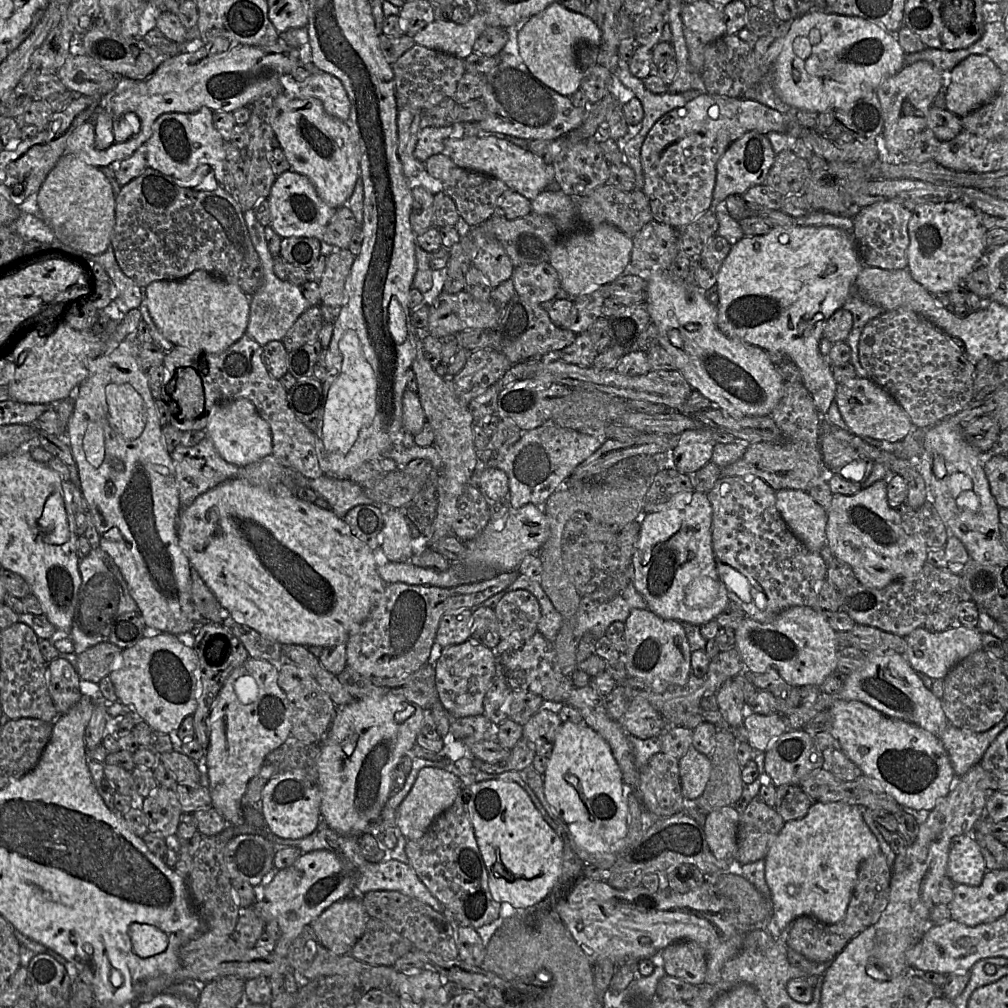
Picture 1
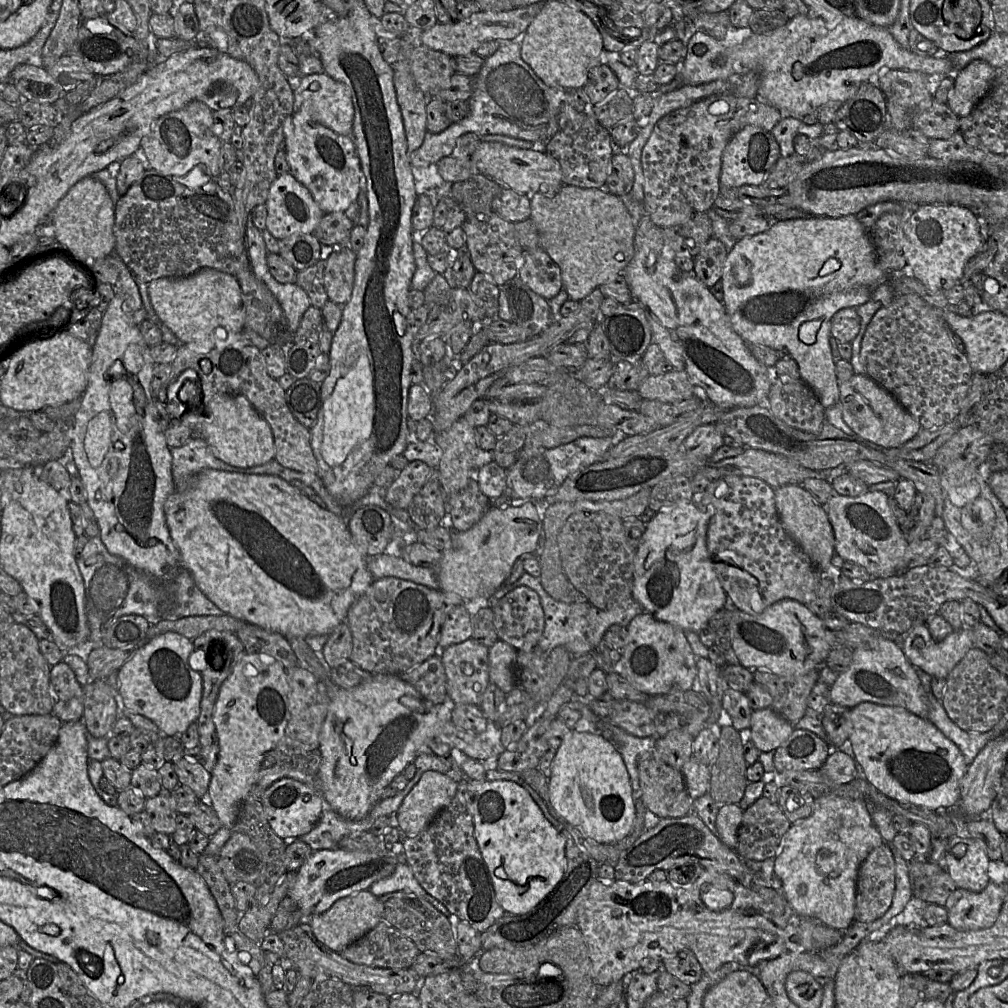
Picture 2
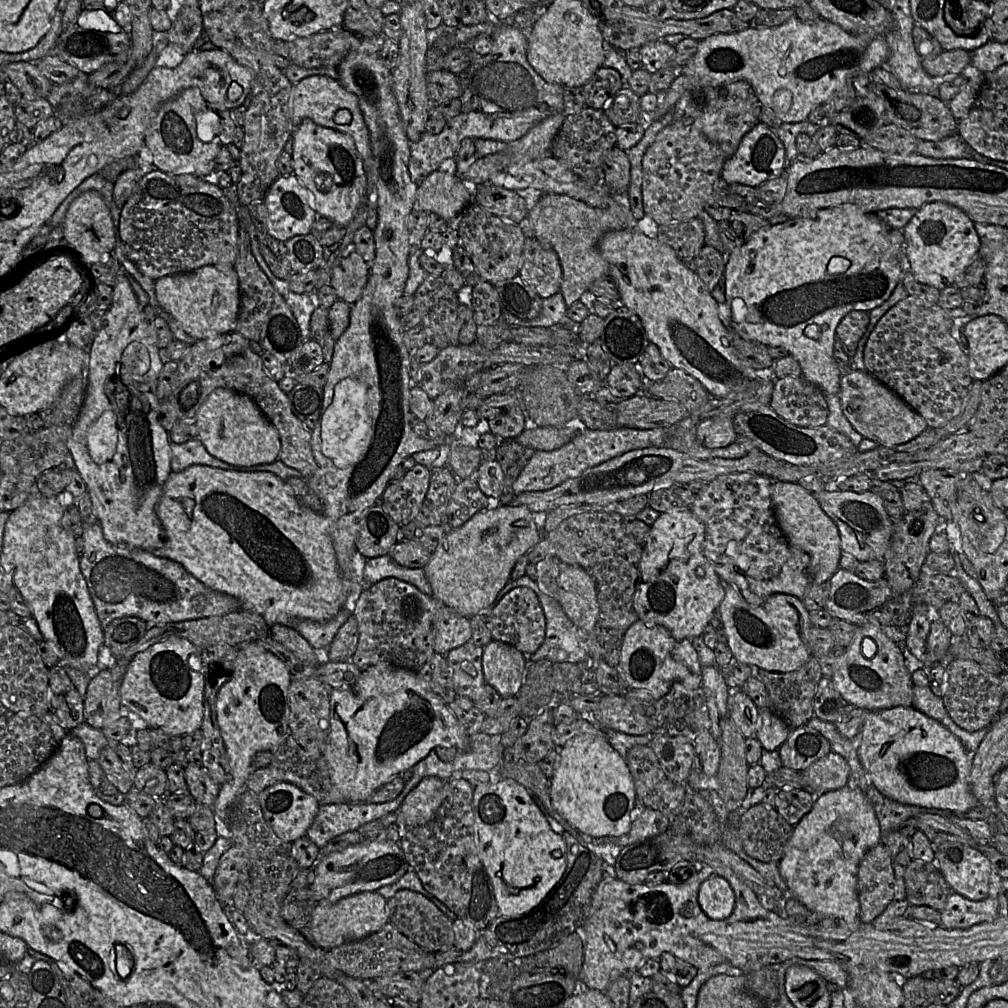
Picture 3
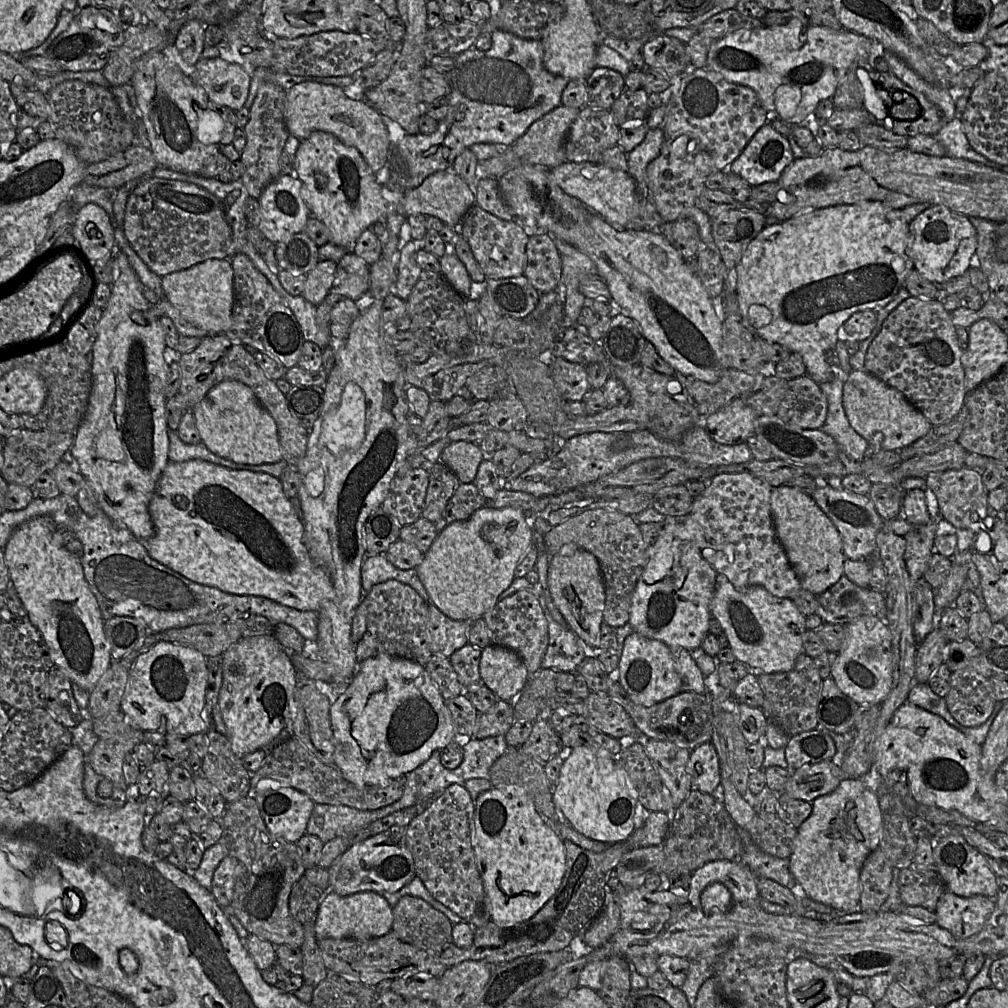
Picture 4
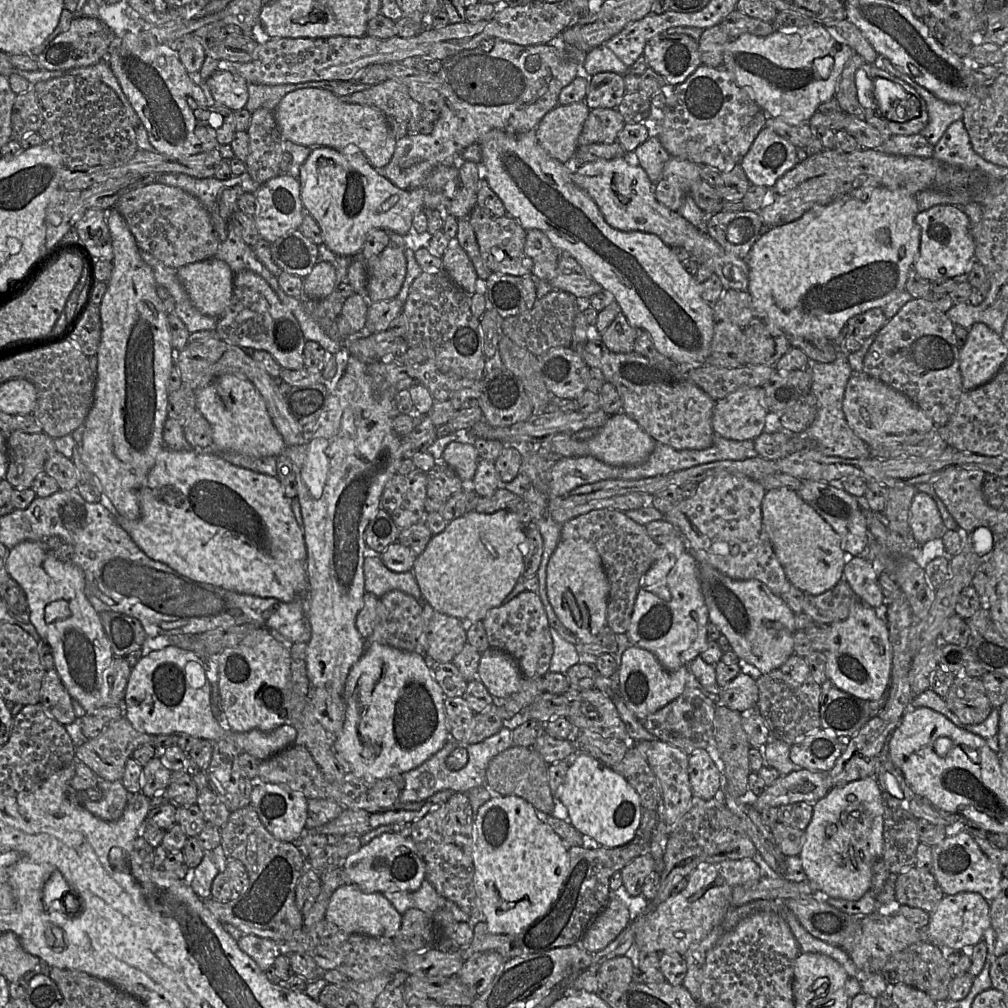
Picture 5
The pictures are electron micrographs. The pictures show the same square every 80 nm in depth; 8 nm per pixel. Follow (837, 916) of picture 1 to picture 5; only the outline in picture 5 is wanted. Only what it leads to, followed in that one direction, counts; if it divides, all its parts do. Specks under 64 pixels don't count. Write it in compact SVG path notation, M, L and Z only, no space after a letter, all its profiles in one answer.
M866 777L832 787L813 806L812 819L804 830L804 842L799 854L807 882L824 897L849 901L859 900L870 891L872 868L883 856L883 804L881 791L874 777Z

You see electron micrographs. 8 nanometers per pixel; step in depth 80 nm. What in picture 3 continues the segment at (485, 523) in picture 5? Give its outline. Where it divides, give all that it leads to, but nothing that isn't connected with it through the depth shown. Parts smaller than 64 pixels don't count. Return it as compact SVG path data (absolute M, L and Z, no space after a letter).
M500 505L477 512L461 527L447 529L423 568L433 590L432 597L468 618L487 612L510 581L517 560L541 538L534 513L524 505Z

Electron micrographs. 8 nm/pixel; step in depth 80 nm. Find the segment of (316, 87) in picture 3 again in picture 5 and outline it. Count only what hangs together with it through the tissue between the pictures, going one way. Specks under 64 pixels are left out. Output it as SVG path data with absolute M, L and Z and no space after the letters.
M299 88L287 93L274 110L276 123L284 140L310 148L331 147L361 151L373 168L386 166L394 153L396 138L388 118L367 105L344 102L322 88Z

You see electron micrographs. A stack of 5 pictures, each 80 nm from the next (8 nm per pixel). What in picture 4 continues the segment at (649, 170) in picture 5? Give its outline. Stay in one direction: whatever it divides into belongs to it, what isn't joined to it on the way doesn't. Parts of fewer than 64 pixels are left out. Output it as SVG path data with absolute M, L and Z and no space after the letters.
M662 128L649 129L644 140L627 153L628 173L636 183L636 194L647 198L647 166L659 155L665 136Z

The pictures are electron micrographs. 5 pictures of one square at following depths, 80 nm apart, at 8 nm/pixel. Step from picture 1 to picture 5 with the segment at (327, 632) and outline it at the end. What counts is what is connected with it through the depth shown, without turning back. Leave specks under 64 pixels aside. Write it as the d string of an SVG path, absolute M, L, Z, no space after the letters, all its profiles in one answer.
M164 448L159 453L154 466L149 471L138 493L140 517L136 520L130 520L115 512L113 515L117 523L149 558L167 565L180 575L192 581L209 584L227 591L260 598L274 598L289 603L302 595L306 590L308 592L307 554L303 529L296 521L289 499L290 498L286 497L284 488L276 476L272 477L235 466L211 453L202 453L196 450L173 451Z

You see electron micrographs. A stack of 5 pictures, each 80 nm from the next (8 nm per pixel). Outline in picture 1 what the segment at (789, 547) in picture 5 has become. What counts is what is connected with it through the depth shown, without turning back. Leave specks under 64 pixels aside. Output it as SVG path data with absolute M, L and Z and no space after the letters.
M781 489L776 491L776 507L790 531L811 551L819 553L827 545L827 511L809 495L799 489Z

